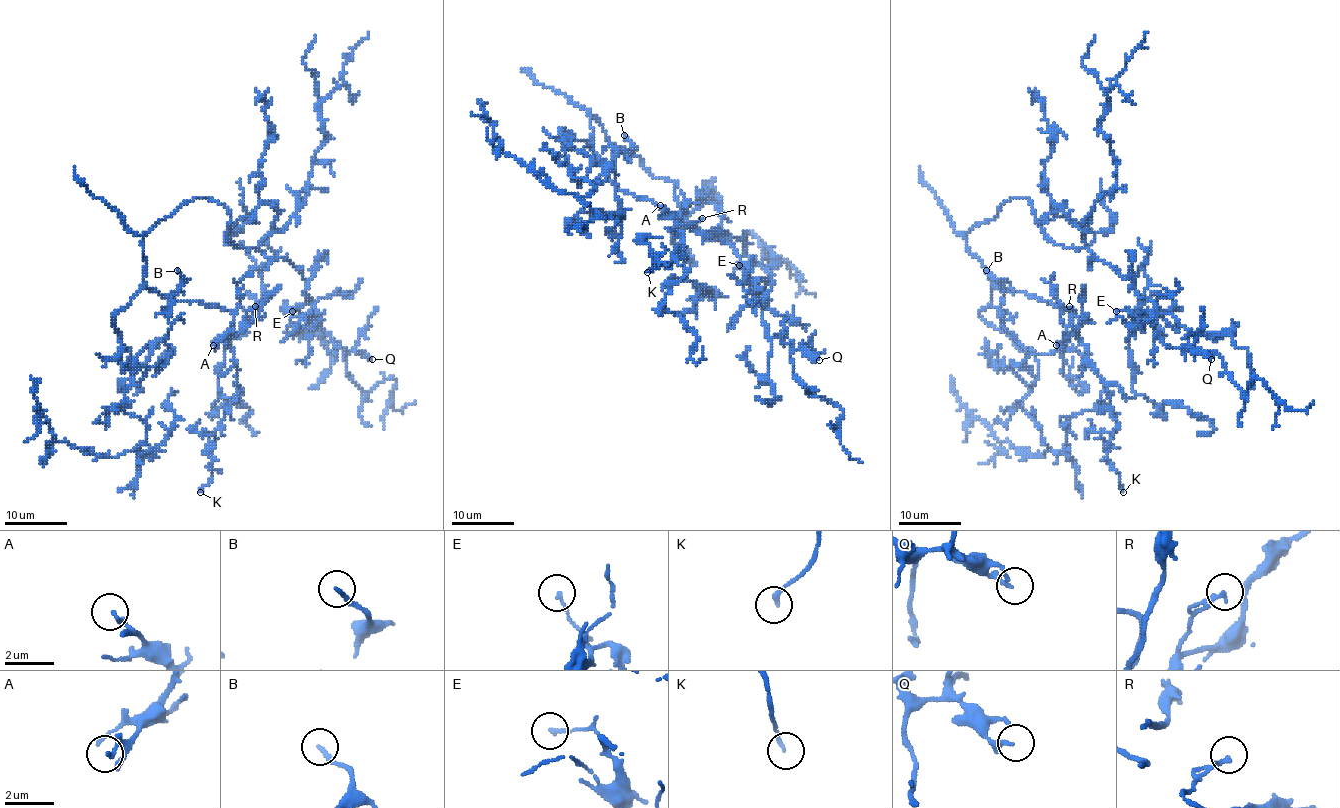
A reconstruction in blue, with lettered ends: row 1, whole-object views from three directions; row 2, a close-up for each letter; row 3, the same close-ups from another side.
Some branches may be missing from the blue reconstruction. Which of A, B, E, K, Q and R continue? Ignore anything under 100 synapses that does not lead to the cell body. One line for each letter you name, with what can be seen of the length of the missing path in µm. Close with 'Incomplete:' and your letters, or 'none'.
Incomplete: none

